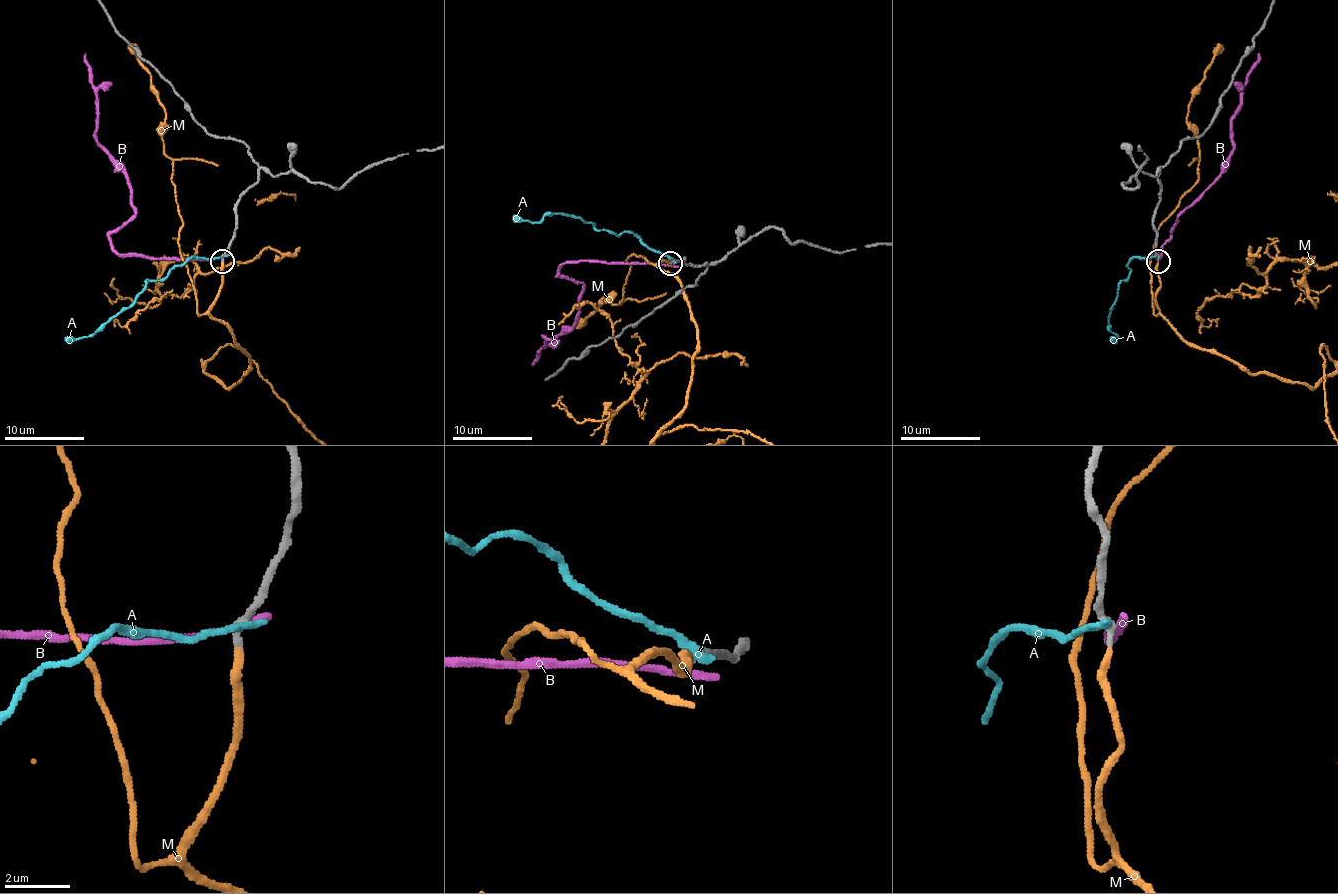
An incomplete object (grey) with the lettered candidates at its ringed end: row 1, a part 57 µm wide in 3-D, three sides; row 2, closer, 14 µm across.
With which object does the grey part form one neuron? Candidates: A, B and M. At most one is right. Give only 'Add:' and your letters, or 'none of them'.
Add: M

